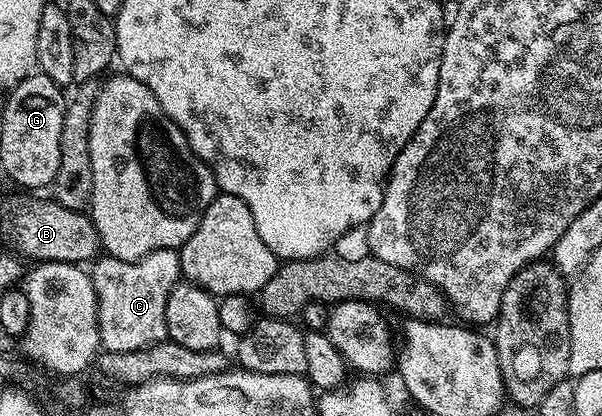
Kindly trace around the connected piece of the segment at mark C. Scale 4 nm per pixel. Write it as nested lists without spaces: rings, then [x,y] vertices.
[[[175,249],[156,250],[133,262],[102,254],[93,261],[89,274],[98,299],[98,329],[105,351],[140,350],[167,339],[168,294],[182,276]]]

